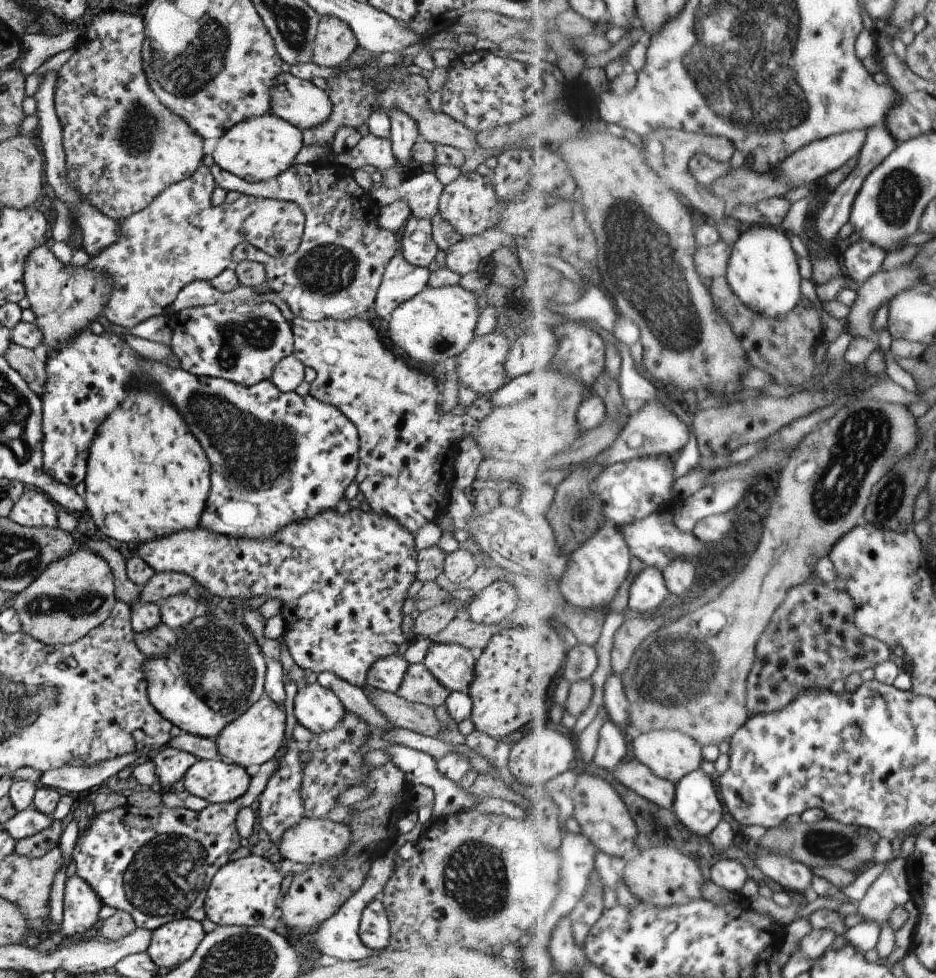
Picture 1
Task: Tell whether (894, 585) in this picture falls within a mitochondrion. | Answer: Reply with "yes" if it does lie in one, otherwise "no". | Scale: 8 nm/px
no

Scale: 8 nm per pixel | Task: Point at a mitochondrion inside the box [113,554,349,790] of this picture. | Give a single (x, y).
(219, 669)

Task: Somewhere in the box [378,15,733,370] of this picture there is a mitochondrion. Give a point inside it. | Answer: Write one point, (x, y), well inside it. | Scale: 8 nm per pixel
(632, 253)

